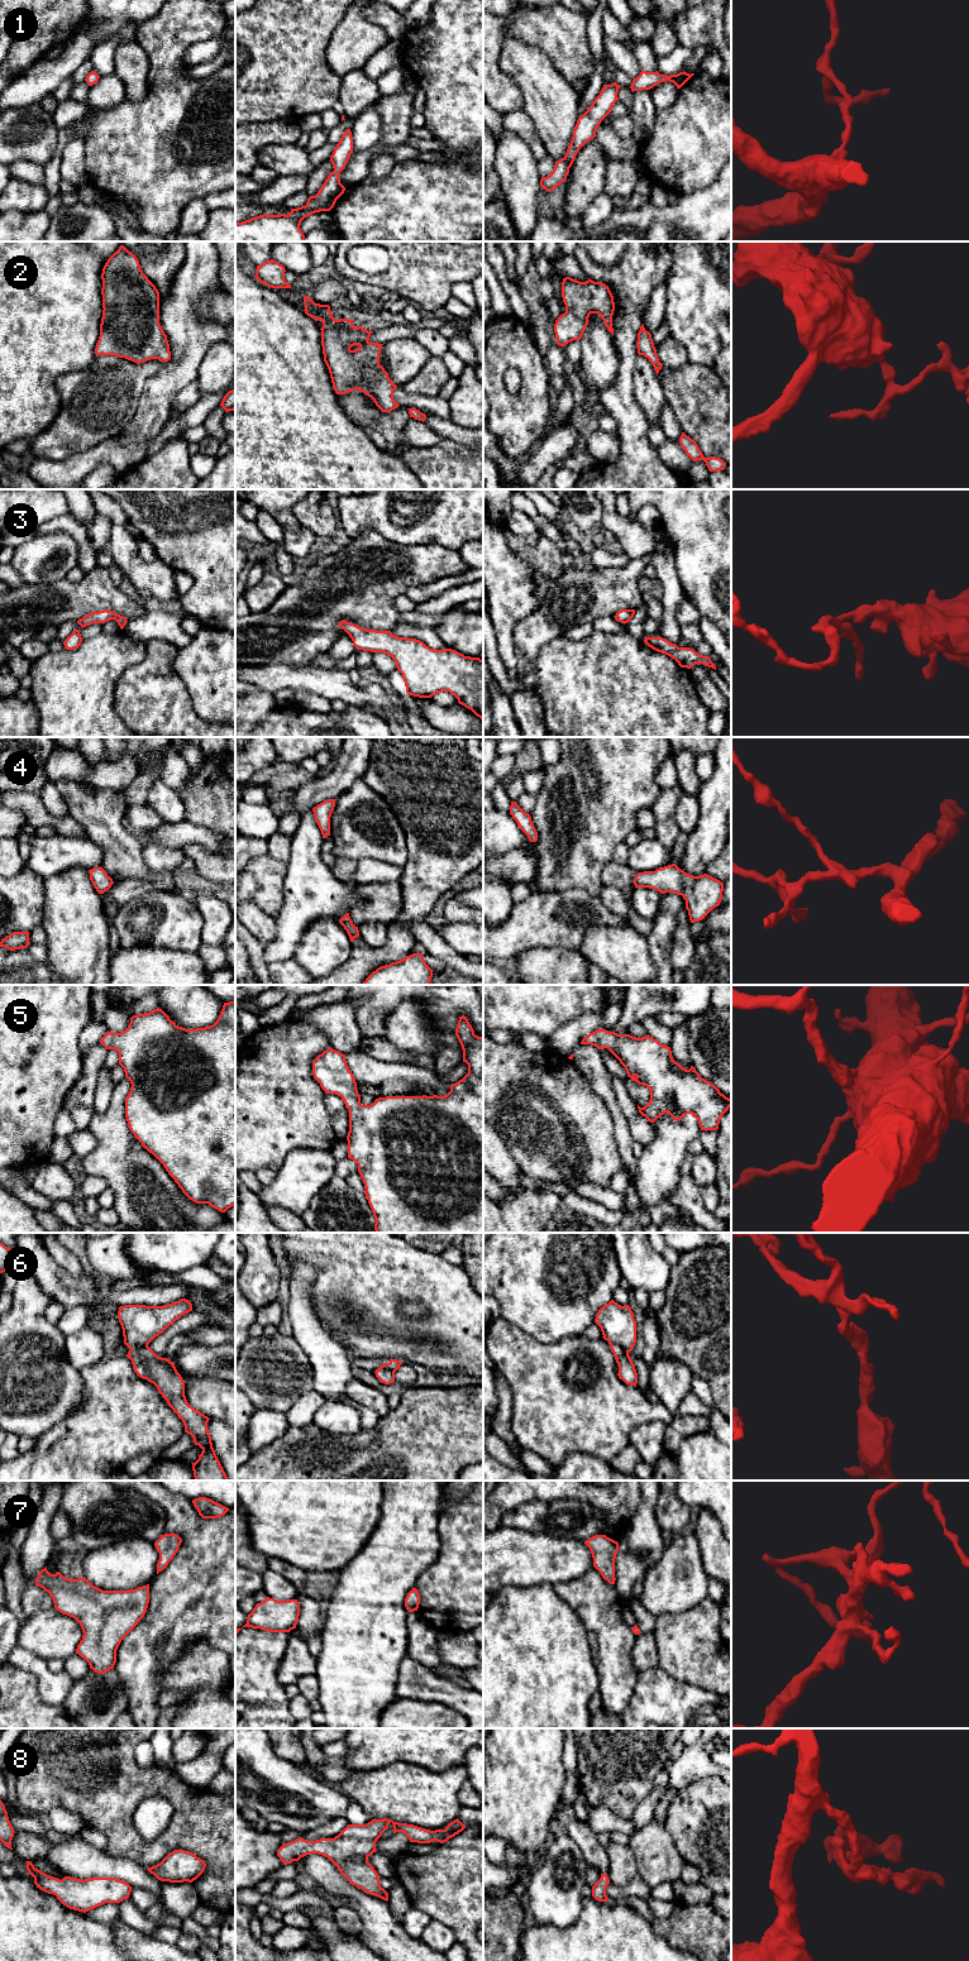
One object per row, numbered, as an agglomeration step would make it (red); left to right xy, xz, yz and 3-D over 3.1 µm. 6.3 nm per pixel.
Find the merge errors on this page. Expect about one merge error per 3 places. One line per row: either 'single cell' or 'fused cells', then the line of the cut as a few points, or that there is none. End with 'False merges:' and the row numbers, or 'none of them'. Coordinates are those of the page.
1: single cell | no cut
2: single cell | no cut
3: single cell | no cut
4: single cell | no cut
5: single cell | no cut
6: single cell | no cut
7: single cell | no cut
8: single cell | no cut
False merges: none of them

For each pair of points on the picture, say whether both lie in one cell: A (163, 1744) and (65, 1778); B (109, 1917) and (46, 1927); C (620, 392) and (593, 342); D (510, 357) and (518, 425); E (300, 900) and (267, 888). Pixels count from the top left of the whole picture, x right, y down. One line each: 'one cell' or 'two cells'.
A: two cells
B: two cells
C: two cells
D: one cell
E: two cells

